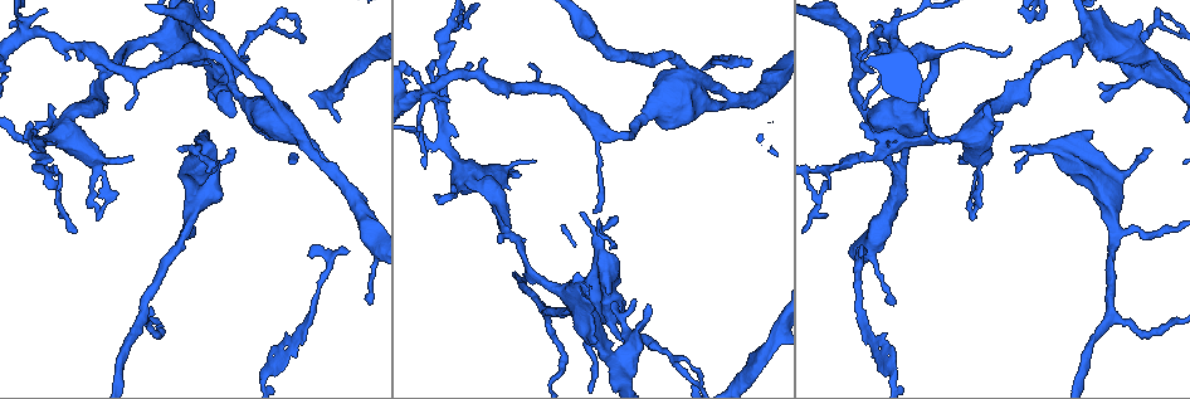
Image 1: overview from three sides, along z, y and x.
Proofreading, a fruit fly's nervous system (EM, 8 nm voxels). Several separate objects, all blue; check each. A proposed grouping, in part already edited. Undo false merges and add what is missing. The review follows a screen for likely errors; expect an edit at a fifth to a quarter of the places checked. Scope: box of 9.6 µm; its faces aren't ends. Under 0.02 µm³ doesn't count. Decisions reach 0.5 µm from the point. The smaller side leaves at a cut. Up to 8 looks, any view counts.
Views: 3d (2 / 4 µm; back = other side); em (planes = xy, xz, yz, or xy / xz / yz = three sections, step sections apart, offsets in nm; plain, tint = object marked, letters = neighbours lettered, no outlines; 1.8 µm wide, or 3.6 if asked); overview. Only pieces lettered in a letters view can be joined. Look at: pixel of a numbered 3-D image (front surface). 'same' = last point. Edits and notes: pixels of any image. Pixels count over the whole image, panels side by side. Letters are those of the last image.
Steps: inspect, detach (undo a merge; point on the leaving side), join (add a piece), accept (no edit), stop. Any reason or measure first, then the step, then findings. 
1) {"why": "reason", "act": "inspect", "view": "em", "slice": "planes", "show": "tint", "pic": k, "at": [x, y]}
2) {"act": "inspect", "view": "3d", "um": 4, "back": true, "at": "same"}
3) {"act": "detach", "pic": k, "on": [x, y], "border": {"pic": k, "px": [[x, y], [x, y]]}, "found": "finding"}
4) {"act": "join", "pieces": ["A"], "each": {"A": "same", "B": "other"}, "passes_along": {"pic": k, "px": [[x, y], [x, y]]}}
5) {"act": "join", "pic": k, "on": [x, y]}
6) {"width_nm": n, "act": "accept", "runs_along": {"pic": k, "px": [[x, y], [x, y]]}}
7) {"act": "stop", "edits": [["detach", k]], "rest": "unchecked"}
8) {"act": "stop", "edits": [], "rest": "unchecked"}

{"why": "branch stops here", "act": "inspect", "view": "em", "slice": "xy", "step": 4, "show": "letters", "pic": 1, "at": [348, 80]}

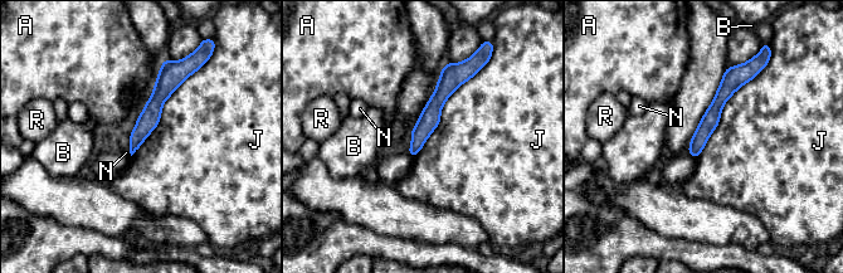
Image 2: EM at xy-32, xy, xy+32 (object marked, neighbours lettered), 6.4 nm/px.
{"act": "accept", "each": {"A": "other", "B": "other", "J": "other", "N": "other", "R": "other"}, "runs_along": {"pic": 2, "px": [[731, 71], [731, 82], [695, 154]]}, "found": "none of them fits"}

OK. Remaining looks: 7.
{"why": "thin end", "act": "inspect", "view": "em", "slice": "planes", "show": "letters", "pic": 1, "at": [615, 303]}

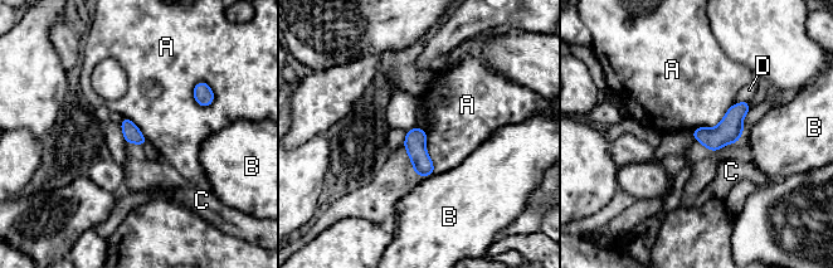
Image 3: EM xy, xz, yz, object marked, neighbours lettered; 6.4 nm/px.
{"longest_contact_nm": ["A", 180], "act": "accept", "each": {"A": "other", "B": "other", "C": "other", "D": "other"}, "border": {"pic": 3, "px": [[199, 81], [194, 100], [206, 107]]}, "found": "no lettered piece goes on from it"}

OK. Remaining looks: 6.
{"why": "small branch off a trunk", "act": "inspect", "view": "3d", "um": 2, "pic": 1, "at": [1094, 37]}

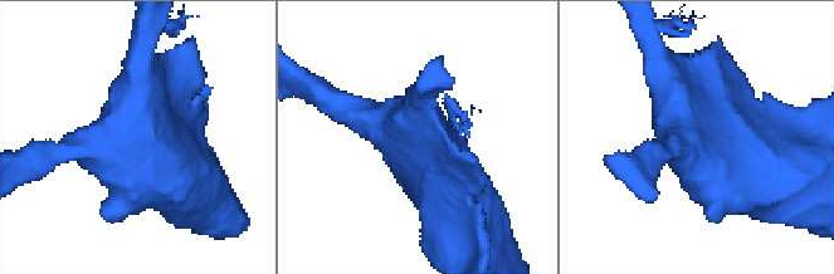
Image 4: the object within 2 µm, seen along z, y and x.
{"act": "inspect", "view": "em", "slice": "planes", "show": "tint", "pic": 4, "at": [393, 132]}

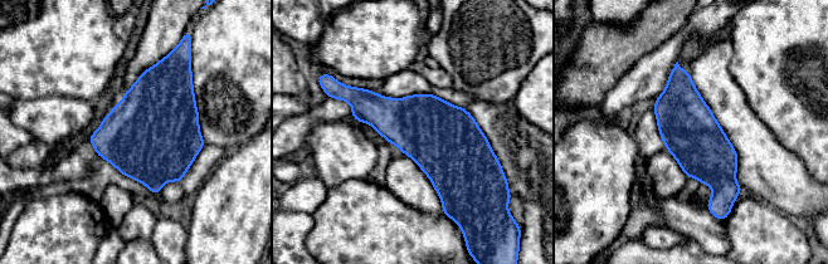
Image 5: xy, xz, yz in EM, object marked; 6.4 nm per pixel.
{"why": "what lies round it", "act": "inspect", "view": "em", "slice": "planes", "show": "letters", "at": "same"}

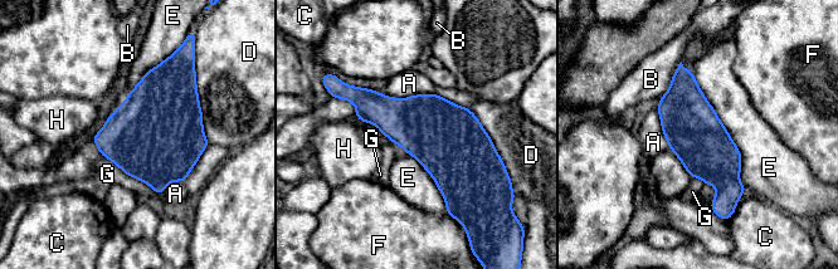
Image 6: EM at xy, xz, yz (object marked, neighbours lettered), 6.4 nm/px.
{"act": "accept", "each": {"A": "other", "B": "other", "C": "other", "D": "other", "E": "other", "F": "other", "G": "other", "H": "other"}, "found": "one neuron here"}

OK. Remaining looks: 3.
{"act": "stop", "edits": [], "rest": "unchecked"}

